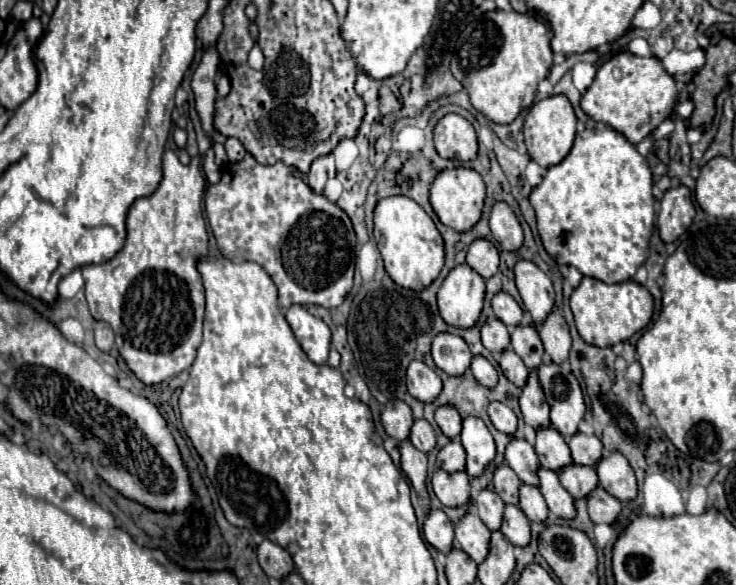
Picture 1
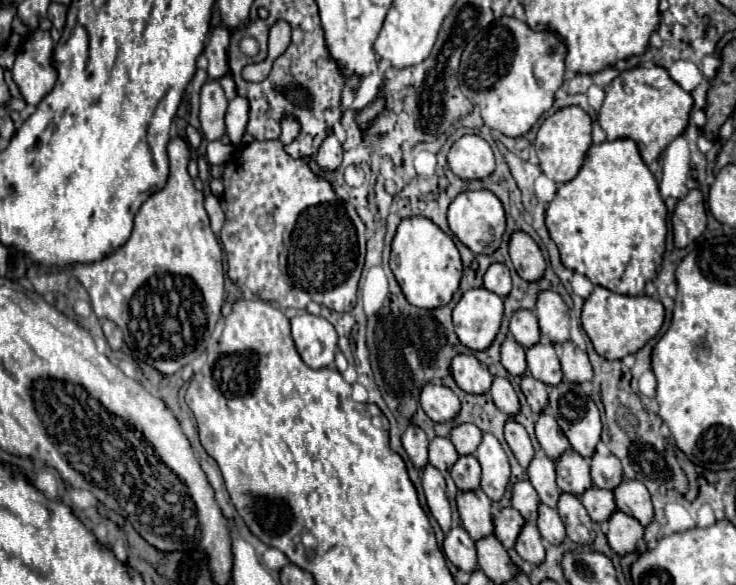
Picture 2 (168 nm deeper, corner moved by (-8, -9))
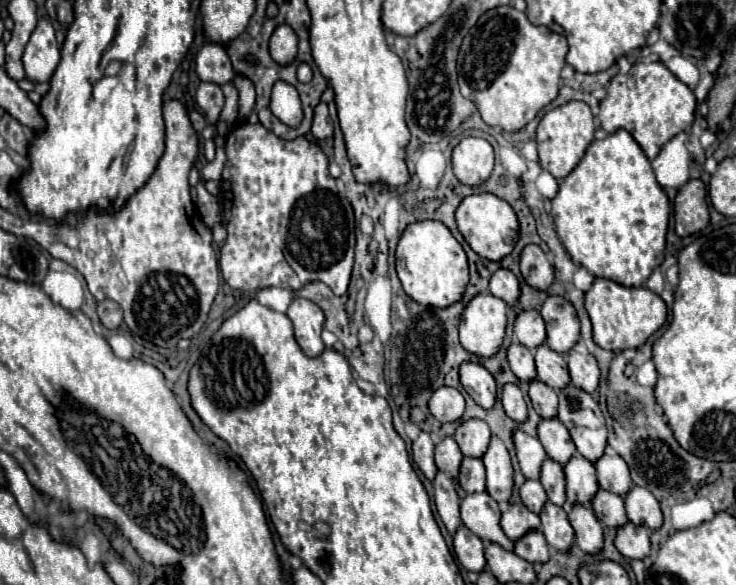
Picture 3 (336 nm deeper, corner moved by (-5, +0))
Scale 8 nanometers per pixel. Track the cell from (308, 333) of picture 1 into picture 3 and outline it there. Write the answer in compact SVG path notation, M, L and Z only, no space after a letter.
M296 297L286 315L290 317L290 321L294 323L294 333L296 333L296 341L302 347L302 351L308 357L316 357L324 351L324 343L322 343L322 327L324 327L324 313L322 309L302 297Z

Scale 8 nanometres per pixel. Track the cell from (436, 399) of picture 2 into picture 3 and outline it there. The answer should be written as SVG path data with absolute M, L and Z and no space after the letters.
M440 387L440 391L434 391L430 399L430 413L440 423L458 421L464 415L464 397L458 389L452 387Z

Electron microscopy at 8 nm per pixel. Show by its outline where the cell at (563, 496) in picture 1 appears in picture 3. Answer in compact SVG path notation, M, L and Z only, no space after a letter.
M574 505L568 517L576 531L576 545L588 555L598 555L604 545L604 531L594 511L584 505Z

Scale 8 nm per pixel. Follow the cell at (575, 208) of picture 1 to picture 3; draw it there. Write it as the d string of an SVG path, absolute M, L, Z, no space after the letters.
M624 129L608 135L602 141L596 139L590 143L584 159L566 179L560 181L558 195L552 199L550 215L554 217L556 233L570 257L594 277L610 279L624 287L640 287L664 261L670 201L664 189L658 185L644 151Z

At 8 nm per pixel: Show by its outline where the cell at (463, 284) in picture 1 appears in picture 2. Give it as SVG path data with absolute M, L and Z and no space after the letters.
M471 288L453 308L453 326L459 340L471 350L485 350L499 332L503 298L487 288Z

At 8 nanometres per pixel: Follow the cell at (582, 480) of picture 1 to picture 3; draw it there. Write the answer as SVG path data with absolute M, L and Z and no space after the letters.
M600 489L592 501L592 509L598 521L610 529L618 529L628 523L624 499L620 495L612 495L610 491Z

